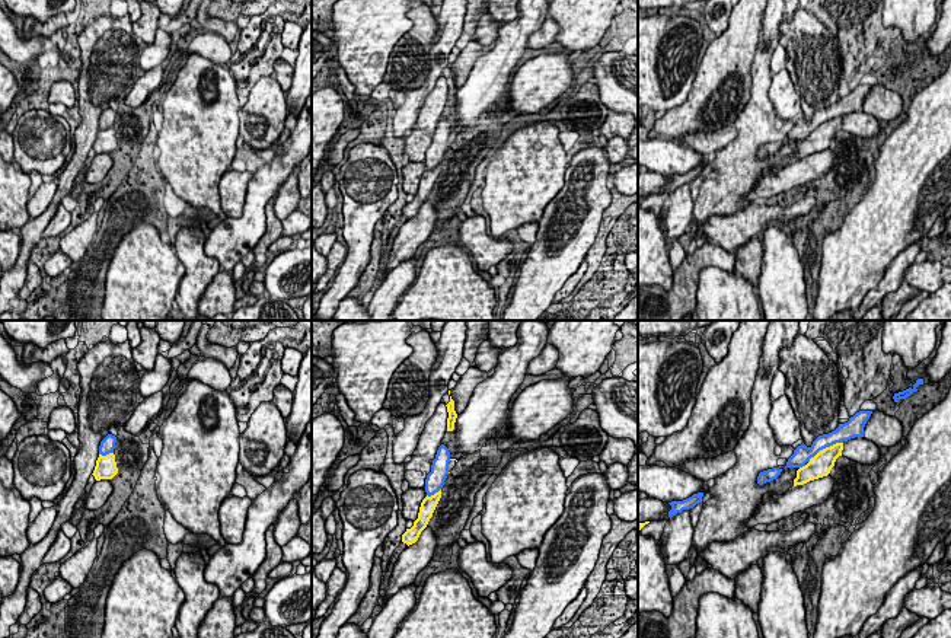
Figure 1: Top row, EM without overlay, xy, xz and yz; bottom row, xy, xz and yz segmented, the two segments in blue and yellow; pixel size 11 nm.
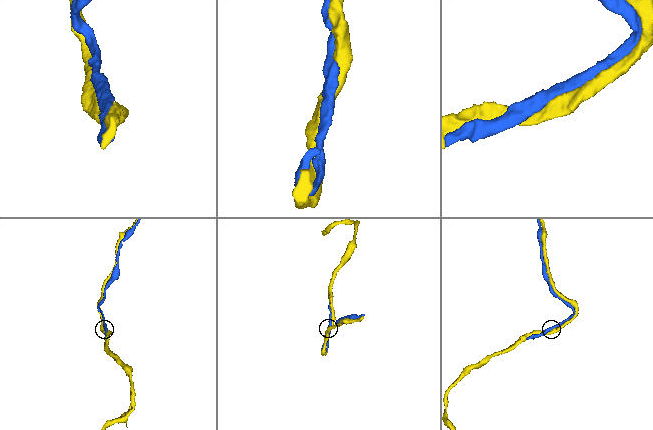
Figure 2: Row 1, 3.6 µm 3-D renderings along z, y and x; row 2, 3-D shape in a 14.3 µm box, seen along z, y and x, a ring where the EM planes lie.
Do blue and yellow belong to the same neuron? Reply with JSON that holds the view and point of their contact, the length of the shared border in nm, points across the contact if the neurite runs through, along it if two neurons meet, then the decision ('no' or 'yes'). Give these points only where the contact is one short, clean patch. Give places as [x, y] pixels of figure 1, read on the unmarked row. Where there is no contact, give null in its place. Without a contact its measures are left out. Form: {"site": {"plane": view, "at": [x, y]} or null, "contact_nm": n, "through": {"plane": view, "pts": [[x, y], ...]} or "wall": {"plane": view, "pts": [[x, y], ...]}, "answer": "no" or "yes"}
{"site": {"plane": "yz", "at": [825, 121]}, "contact_nm": 440, "answer": "yes"}

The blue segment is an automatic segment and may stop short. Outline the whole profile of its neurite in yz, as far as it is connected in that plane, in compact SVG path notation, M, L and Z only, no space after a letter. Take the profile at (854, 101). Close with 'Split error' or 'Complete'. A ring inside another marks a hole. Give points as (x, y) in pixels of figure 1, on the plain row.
M859 84L848 96L839 98L834 105L818 109L810 121L804 117L798 119L785 140L798 143L794 160L827 150L836 133L842 130L843 117L864 111L864 101L871 87L872 84Z. Split error

